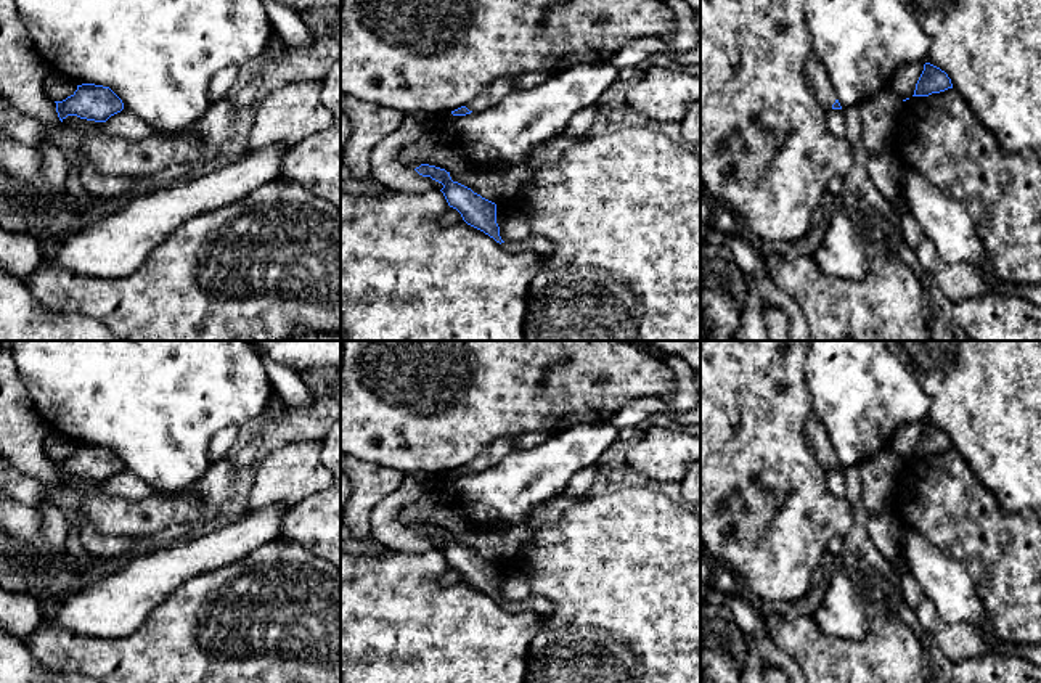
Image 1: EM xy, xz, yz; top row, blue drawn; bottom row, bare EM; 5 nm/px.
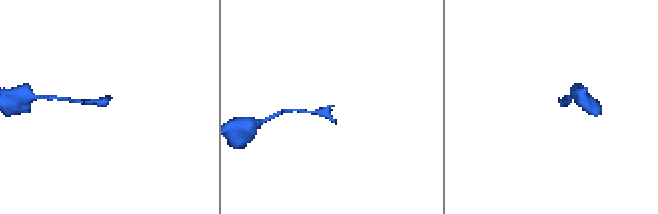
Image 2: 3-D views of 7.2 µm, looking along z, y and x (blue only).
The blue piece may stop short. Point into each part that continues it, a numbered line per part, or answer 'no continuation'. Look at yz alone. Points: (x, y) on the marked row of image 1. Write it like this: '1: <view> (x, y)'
1: yz (823, 89)

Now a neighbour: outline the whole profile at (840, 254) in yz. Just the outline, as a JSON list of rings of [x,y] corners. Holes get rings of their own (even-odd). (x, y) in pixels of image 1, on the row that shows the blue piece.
[[[842,204],[829,212],[821,246],[813,257],[819,268],[832,276],[861,280],[868,275],[869,257]]]

